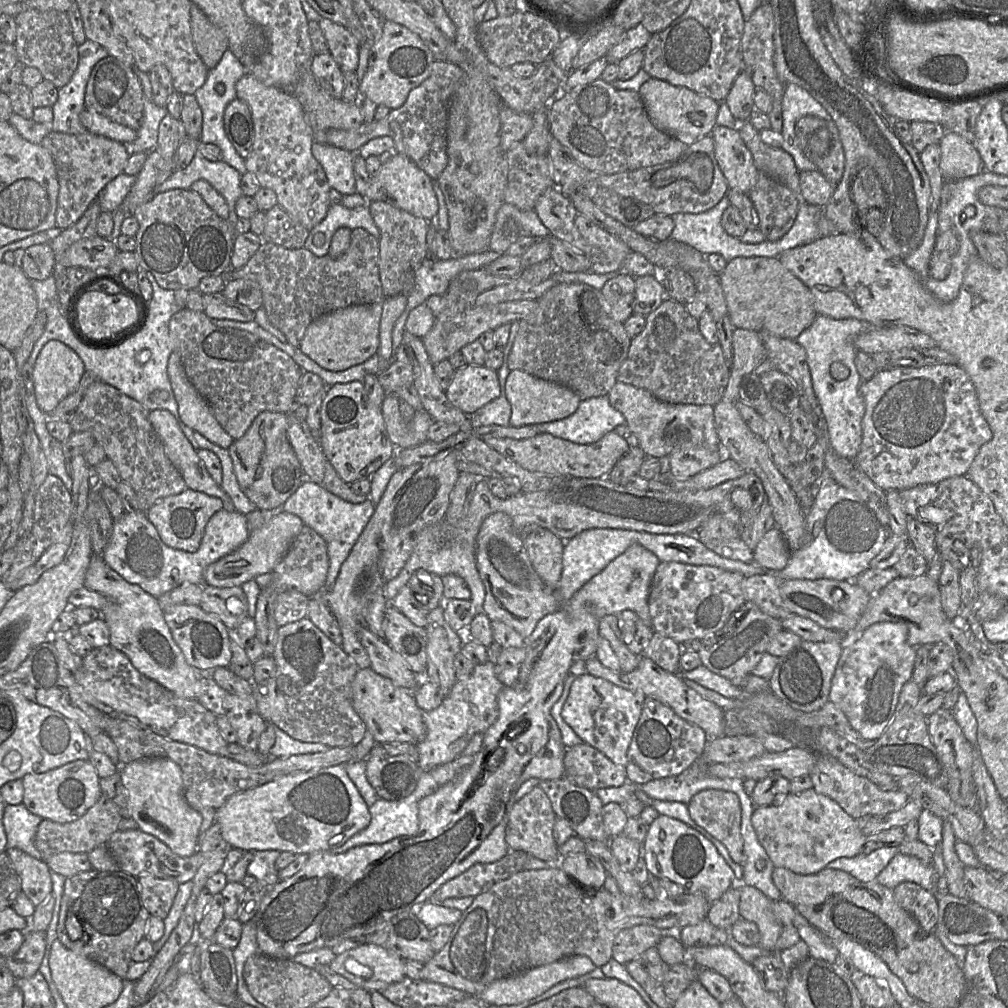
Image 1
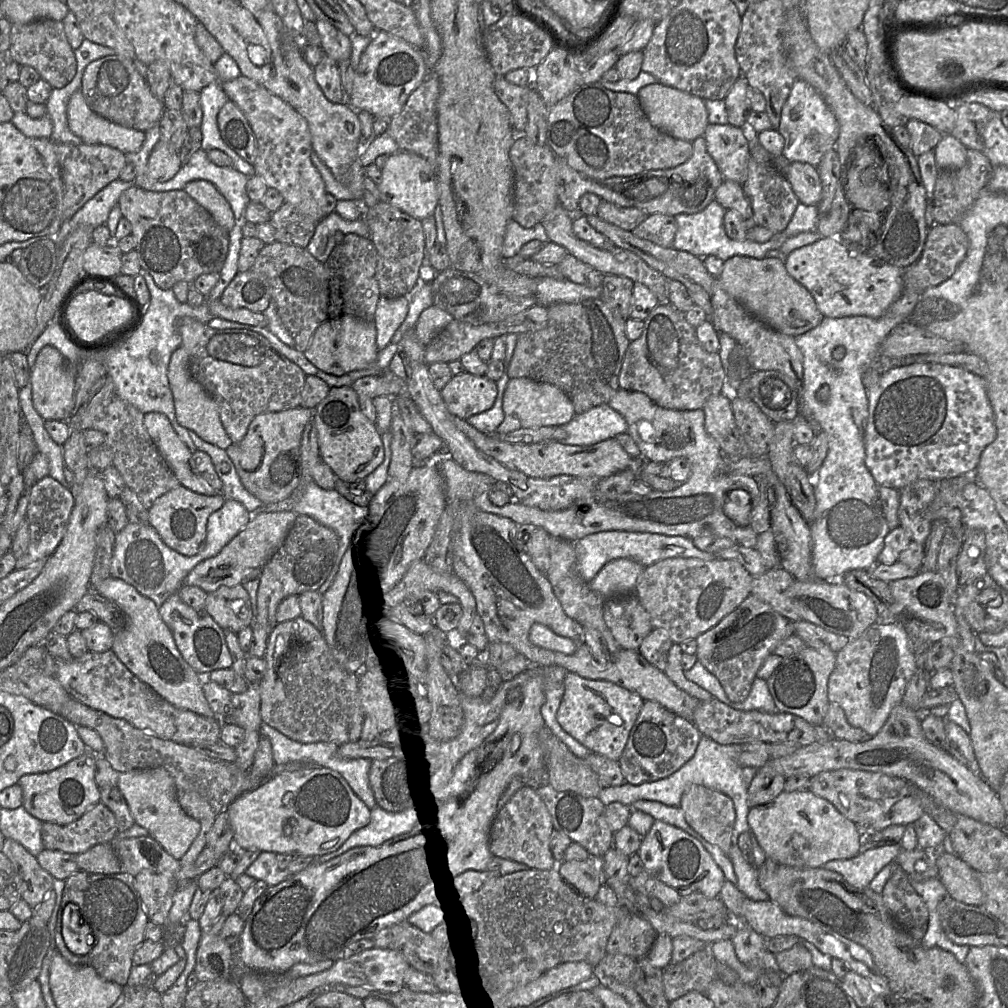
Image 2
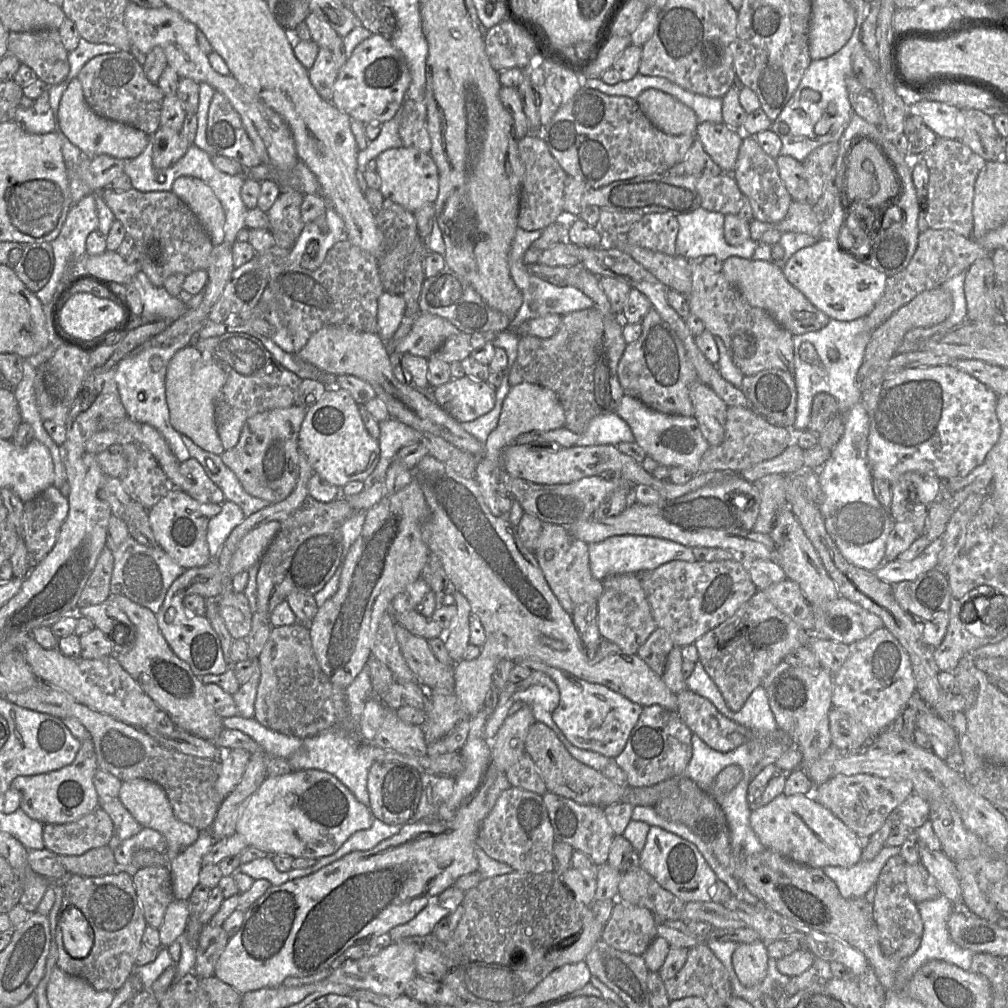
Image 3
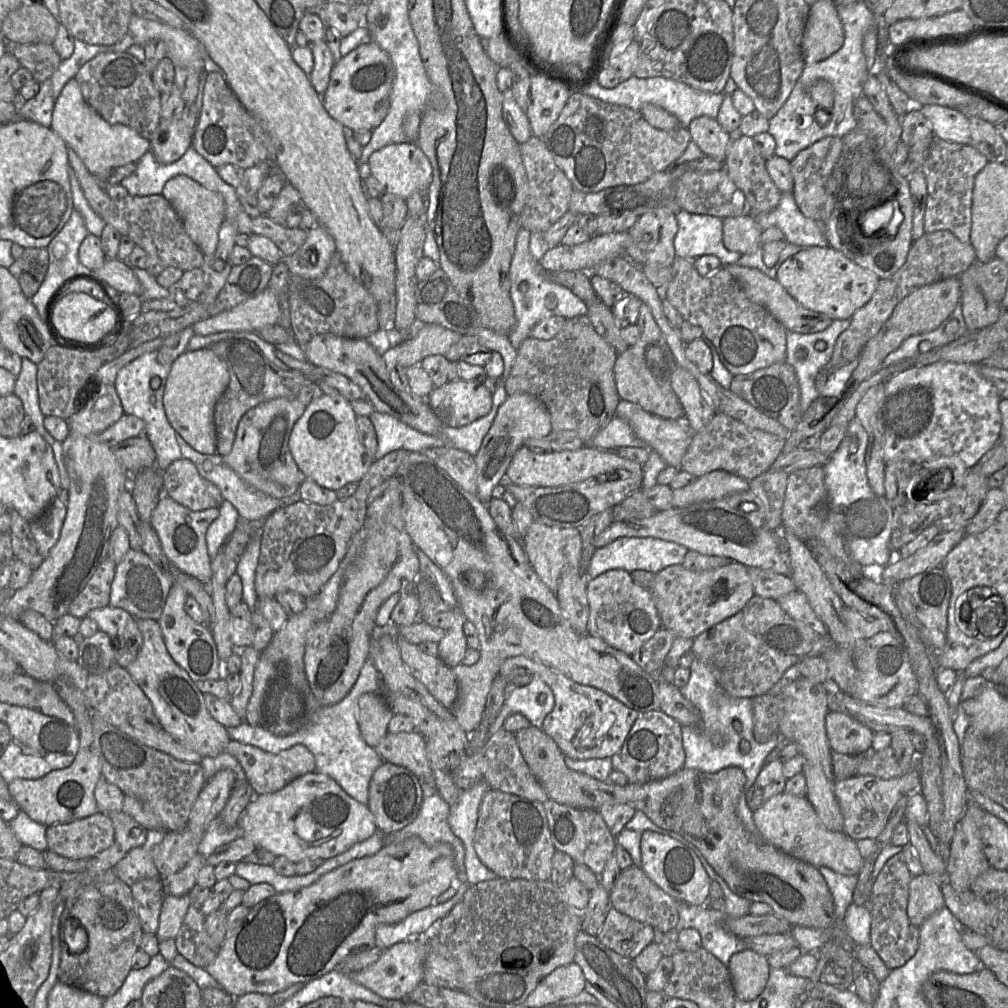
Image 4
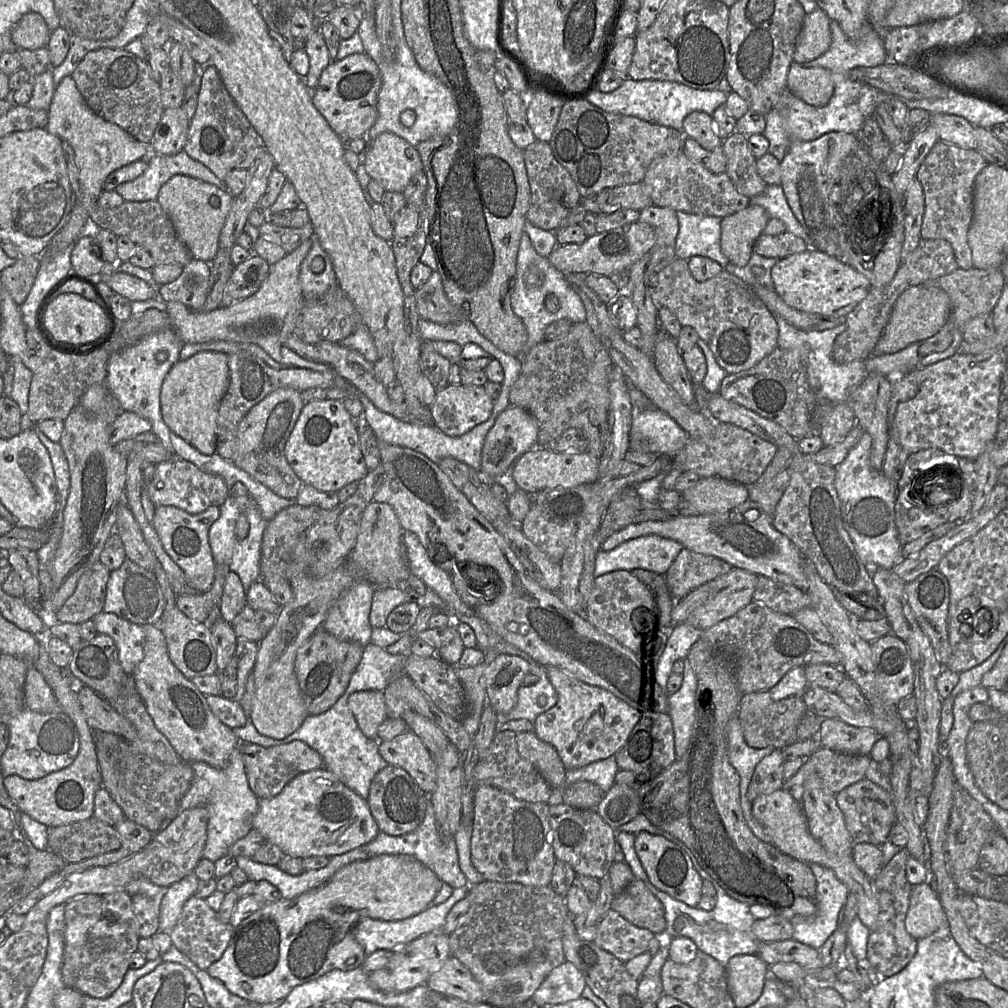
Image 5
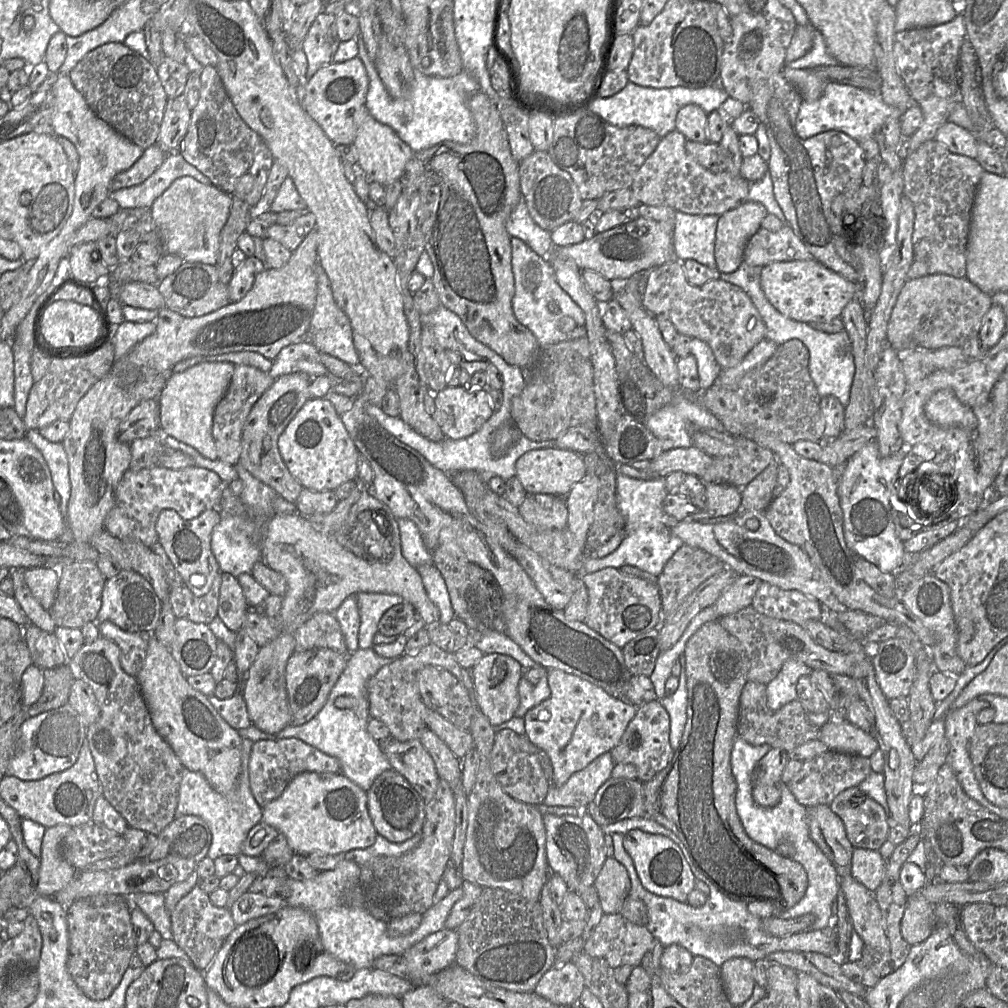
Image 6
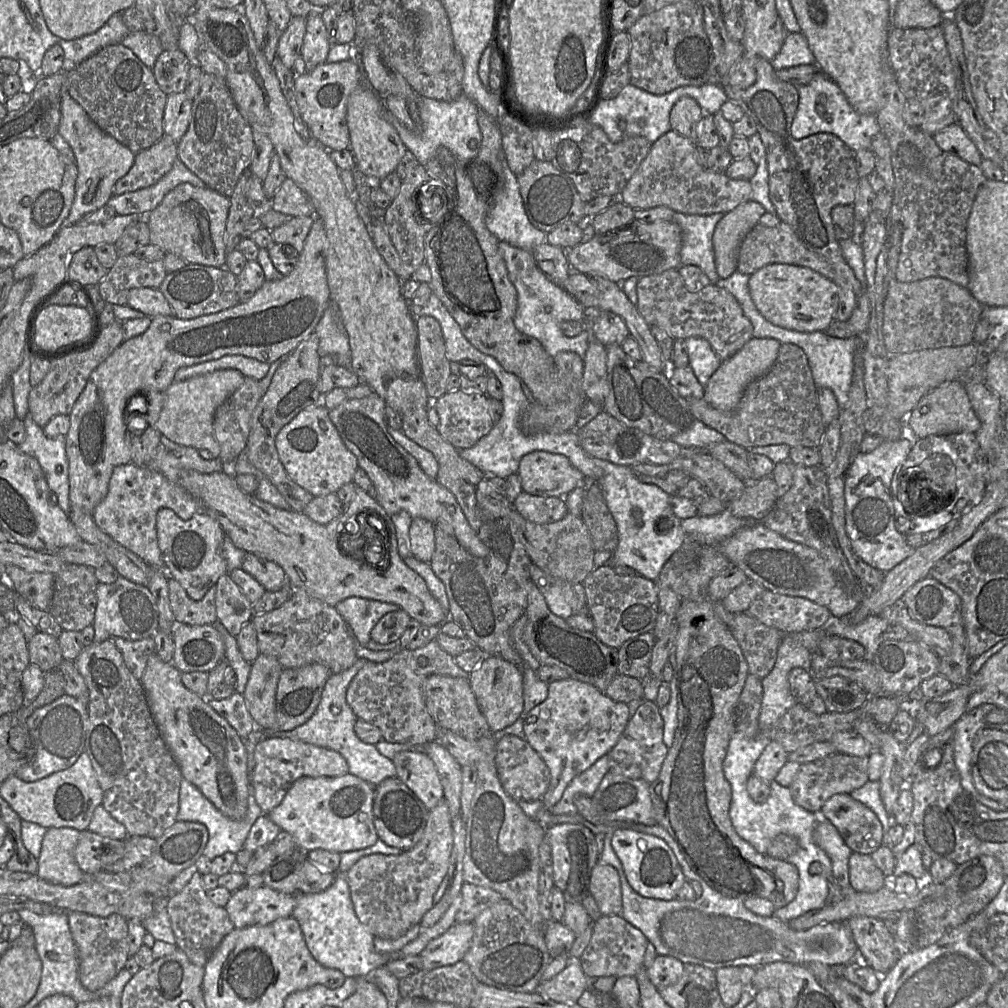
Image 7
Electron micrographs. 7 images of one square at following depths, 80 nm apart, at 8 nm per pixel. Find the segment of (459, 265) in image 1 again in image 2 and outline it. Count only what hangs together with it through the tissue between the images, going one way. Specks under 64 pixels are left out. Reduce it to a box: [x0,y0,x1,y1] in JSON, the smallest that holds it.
[391,277,432,344]

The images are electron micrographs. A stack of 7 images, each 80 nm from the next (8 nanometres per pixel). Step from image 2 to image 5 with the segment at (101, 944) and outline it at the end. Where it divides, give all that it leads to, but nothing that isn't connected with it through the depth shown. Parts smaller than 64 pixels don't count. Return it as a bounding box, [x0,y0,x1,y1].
[62,889,140,999]

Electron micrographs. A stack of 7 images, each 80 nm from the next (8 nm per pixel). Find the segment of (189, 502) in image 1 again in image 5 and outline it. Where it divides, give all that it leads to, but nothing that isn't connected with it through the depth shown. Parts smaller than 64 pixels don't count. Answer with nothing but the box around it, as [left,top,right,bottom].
[153,506,220,592]

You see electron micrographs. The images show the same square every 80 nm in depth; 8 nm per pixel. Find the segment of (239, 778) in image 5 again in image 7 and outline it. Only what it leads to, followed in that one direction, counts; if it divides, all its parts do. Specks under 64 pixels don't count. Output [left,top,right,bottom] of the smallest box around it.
[176,739,263,861]

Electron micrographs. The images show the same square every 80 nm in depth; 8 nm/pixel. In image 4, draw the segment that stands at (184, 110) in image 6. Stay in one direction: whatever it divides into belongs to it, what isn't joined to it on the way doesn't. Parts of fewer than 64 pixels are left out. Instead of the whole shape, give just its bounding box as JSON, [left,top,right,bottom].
[151,119,193,165]

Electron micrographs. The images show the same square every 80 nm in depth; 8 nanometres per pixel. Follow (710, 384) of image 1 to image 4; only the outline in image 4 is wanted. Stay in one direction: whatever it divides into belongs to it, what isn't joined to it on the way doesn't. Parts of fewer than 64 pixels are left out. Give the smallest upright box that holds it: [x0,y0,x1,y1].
[614,303,684,418]

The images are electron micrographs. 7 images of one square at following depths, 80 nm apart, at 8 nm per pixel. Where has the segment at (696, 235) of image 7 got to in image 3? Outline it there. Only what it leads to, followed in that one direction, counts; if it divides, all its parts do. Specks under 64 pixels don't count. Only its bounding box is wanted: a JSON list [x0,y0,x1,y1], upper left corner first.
[675,207,759,261]

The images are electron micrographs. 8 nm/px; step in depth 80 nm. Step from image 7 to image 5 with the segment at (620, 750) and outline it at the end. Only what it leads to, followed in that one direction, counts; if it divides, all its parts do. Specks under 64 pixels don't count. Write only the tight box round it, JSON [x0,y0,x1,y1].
[614,711,676,783]

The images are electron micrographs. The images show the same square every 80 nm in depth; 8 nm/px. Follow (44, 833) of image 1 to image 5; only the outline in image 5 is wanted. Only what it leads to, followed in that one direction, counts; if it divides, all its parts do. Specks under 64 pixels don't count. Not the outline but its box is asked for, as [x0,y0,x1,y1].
[48,816,121,864]

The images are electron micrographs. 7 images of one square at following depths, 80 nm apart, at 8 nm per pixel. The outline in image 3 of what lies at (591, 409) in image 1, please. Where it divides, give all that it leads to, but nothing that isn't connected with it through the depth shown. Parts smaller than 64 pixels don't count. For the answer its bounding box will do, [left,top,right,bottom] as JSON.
[575,411,634,446]

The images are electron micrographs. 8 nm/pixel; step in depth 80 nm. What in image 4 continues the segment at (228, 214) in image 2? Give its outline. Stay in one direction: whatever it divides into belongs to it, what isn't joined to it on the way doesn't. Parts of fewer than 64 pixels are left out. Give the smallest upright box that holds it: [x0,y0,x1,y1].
[161,175,225,256]

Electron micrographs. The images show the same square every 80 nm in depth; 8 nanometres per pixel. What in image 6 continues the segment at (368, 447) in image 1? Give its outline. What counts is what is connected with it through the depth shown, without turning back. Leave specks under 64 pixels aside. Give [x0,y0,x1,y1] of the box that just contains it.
[278,399,359,492]

